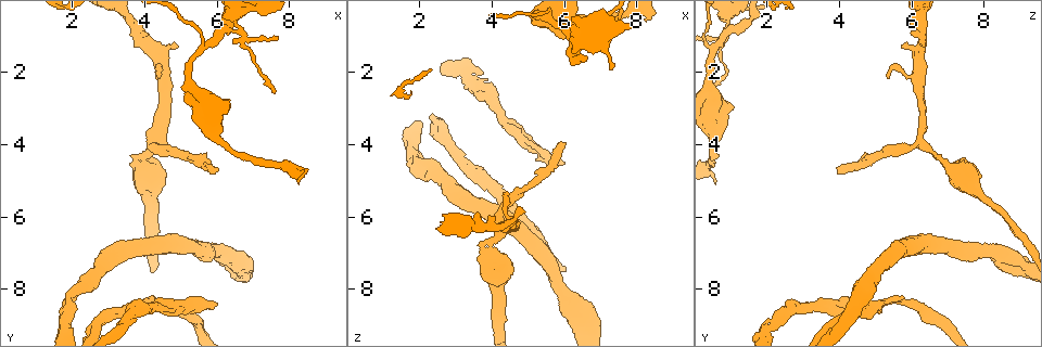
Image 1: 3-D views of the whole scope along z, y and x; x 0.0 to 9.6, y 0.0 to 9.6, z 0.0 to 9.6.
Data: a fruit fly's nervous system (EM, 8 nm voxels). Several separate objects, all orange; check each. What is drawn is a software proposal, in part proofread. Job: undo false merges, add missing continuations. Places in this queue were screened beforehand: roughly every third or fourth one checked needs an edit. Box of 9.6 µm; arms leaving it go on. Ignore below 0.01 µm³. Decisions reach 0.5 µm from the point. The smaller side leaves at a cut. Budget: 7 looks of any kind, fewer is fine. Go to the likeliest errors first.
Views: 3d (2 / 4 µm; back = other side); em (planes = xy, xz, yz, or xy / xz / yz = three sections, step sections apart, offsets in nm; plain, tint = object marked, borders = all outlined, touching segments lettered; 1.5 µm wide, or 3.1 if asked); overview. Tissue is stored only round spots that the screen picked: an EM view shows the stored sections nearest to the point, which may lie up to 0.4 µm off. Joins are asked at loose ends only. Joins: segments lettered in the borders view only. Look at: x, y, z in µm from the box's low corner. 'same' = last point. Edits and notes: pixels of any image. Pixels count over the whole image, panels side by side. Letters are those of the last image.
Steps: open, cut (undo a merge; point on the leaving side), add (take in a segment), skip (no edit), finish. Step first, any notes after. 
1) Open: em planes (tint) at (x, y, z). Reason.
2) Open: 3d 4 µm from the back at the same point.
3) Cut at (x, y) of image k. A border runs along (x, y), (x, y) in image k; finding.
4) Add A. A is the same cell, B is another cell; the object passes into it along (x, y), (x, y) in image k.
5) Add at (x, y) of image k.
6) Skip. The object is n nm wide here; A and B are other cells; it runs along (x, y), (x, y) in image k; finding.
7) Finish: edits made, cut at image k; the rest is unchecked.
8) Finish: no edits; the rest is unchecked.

Open: 3d 4 µm at (6.05, 4.65, 3.90). Branch stops here.

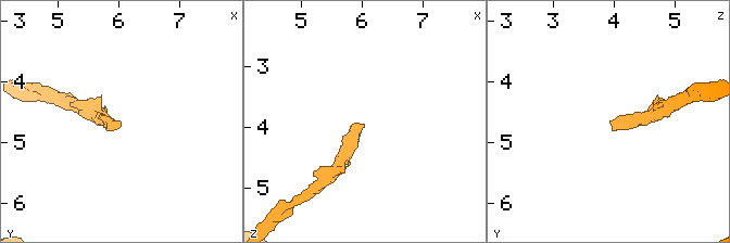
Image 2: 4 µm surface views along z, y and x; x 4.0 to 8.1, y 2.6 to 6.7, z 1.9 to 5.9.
Open: em planes (tint) at (6.05, 4.65, 4.00).

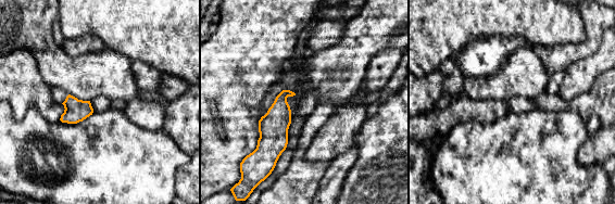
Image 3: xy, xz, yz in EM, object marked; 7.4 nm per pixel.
Open: em planes (borders) at the same point.

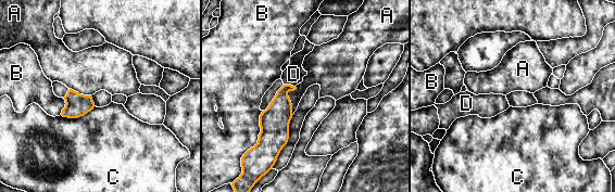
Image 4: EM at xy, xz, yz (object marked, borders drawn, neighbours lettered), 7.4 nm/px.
Add D. The longest contact is with B, 300 nm; D is the same cell, A, B and C are other cells; it goes on there.

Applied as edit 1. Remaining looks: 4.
Open: em xz step 4 (plain) at (6.00, 8.50, 4.55). An open end.

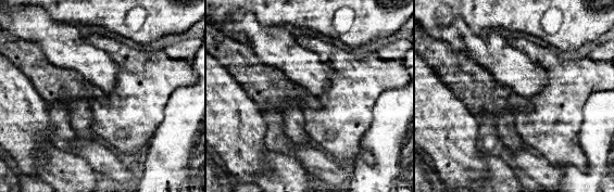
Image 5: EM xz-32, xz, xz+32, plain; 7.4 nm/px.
Open: em xz step 4 (borders) at the same point. See the neighbours.

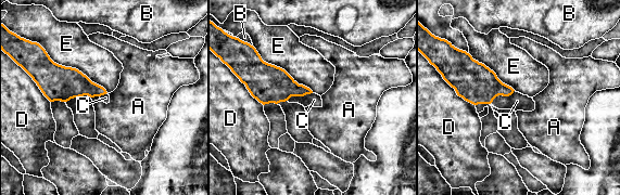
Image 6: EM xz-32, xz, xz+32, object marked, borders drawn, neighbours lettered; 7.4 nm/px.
Add C. C is the same cell, A, B, D and E are other cells; the object passes into it along (473, 81), (502, 94), (517, 101) in image 6; the neuron continues.

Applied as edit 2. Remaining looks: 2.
Finish: edits made, add at image 4, add at image 6; the rest is unchecked.

